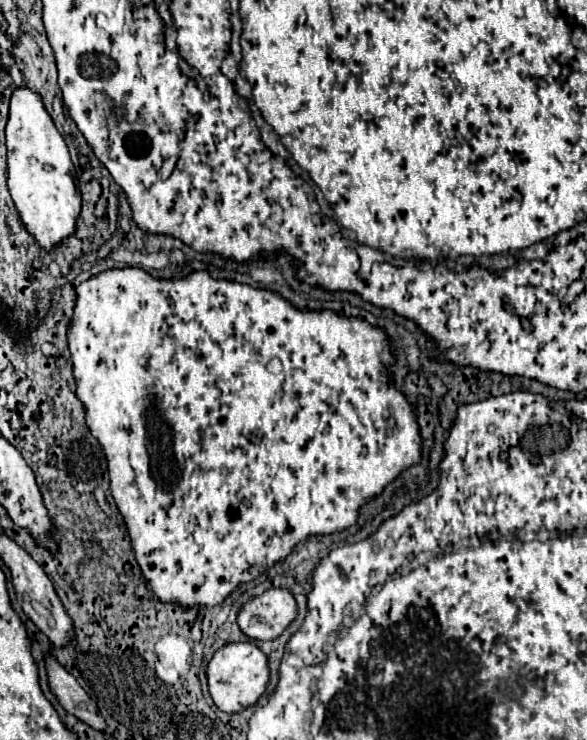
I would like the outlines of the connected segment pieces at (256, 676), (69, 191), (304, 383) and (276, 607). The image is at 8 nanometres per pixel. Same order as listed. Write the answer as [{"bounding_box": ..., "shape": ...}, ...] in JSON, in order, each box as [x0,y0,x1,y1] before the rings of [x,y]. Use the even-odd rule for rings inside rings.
[{"bounding_box":[206,642,270,714],"shape":[[[230,642],[214,652],[212,660],[208,662],[206,676],[208,676],[208,688],[210,688],[210,696],[212,696],[214,704],[222,712],[234,714],[234,712],[244,710],[246,706],[252,706],[260,698],[260,694],[264,692],[264,688],[268,684],[270,672],[268,672],[268,660],[256,644]]]},{"bounding_box":[6,88,82,250],"shape":[[[20,88],[12,94],[10,100],[10,120],[6,124],[6,144],[8,144],[8,190],[12,194],[12,200],[16,204],[16,210],[20,214],[20,220],[24,228],[34,236],[38,248],[52,250],[60,246],[66,238],[76,234],[76,224],[82,208],[82,196],[76,186],[74,178],[74,164],[68,154],[68,146],[62,138],[62,134],[56,130],[50,114],[42,106],[42,100],[38,94]]]},{"bounding_box":[68,268,420,606],"shape":[[[122,268],[122,270],[108,270],[98,274],[96,278],[90,278],[88,282],[82,282],[78,286],[78,300],[74,306],[74,318],[68,330],[68,340],[70,340],[70,356],[72,356],[72,366],[74,366],[74,378],[76,378],[76,394],[82,400],[84,408],[86,408],[86,424],[90,428],[90,432],[98,438],[106,458],[108,458],[108,472],[110,472],[110,492],[112,498],[120,510],[120,514],[124,516],[128,534],[132,538],[132,548],[136,552],[136,560],[142,568],[142,576],[148,584],[148,588],[156,594],[158,600],[162,602],[180,602],[182,606],[194,606],[194,604],[202,604],[202,606],[216,606],[224,600],[226,594],[230,594],[240,582],[250,582],[254,580],[258,574],[262,574],[264,570],[268,570],[274,562],[286,558],[290,554],[290,550],[304,540],[306,536],[312,534],[332,534],[336,530],[344,530],[348,526],[352,526],[356,522],[358,516],[358,508],[368,502],[372,496],[380,494],[382,488],[394,480],[400,470],[408,468],[410,464],[416,464],[420,460],[420,432],[418,432],[418,424],[414,418],[414,412],[410,408],[410,404],[406,402],[406,398],[396,392],[394,386],[390,386],[384,378],[384,366],[392,362],[390,356],[390,348],[388,348],[388,340],[384,336],[384,332],[380,328],[372,328],[368,322],[358,320],[358,318],[344,318],[340,314],[334,314],[330,310],[326,312],[300,312],[296,308],[292,308],[286,300],[282,300],[280,296],[276,296],[274,292],[268,290],[256,290],[250,288],[246,284],[236,284],[236,282],[226,282],[226,280],[214,280],[208,276],[208,272],[194,272],[186,278],[178,278],[178,280],[156,280],[152,278],[148,272],[140,270],[140,268]],[[272,358],[278,358],[282,364],[282,370],[278,374],[268,370],[268,362]]]},{"bounding_box":[238,588,296,640],"shape":[[[270,588],[250,598],[238,612],[240,630],[254,640],[274,640],[296,616],[296,602],[284,588]]]}]

